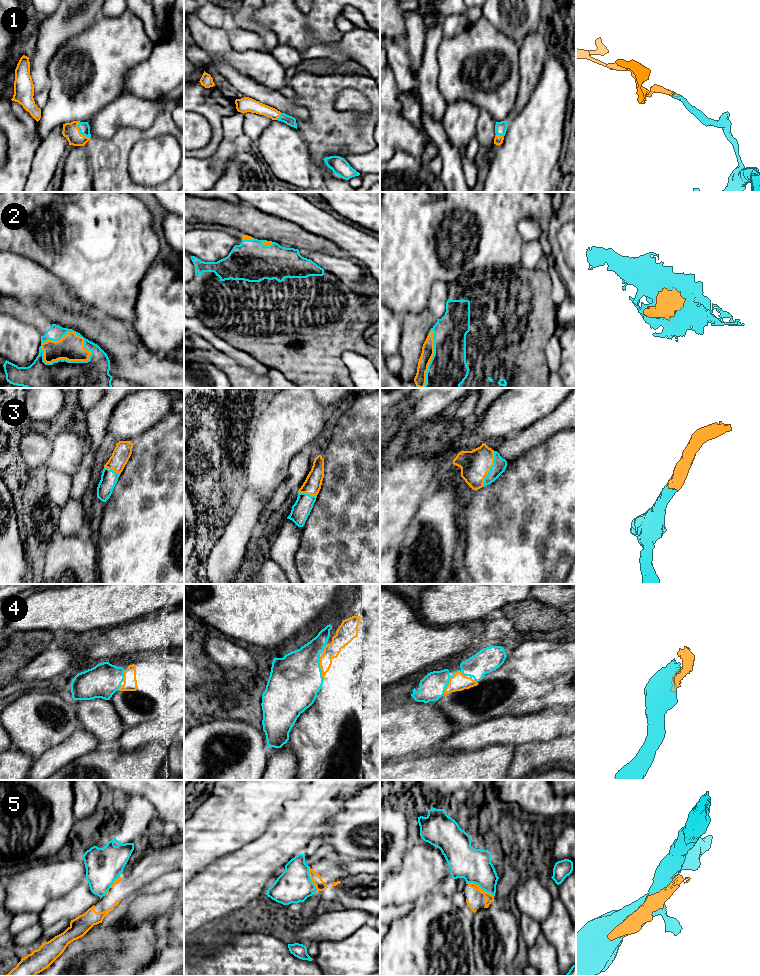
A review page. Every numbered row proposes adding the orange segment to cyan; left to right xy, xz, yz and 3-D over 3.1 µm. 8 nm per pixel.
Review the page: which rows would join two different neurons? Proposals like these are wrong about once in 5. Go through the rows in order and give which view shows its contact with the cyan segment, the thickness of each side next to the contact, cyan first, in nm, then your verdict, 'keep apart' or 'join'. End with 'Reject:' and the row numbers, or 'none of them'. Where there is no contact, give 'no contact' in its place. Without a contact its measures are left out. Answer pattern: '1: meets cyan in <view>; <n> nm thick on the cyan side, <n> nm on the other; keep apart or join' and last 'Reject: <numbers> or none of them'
1: meets cyan in xy; 90 nm thick on the cyan side, 130 nm on the other; join
2: meets cyan in xy; 440 nm thick on the cyan side, 200 nm on the other; join
3: meets cyan in yz; 110 nm thick on the cyan side, 240 nm on the other; join
4: meets cyan in yz; 200 nm thick on the cyan side, 140 nm on the other; join
5: meets cyan in yz; 280 nm thick on the cyan side, 70 nm on the other; keep apart
Reject: 5

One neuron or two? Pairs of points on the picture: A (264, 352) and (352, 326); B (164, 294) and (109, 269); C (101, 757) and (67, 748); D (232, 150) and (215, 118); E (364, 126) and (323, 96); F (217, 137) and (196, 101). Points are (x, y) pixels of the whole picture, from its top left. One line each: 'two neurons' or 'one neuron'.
A: one neuron
B: two neurons
C: two neurons
D: two neurons
E: one neuron
F: one neuron

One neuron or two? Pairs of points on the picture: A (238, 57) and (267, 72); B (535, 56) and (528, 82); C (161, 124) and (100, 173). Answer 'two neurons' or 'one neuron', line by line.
A: one neuron
B: one neuron
C: one neuron

